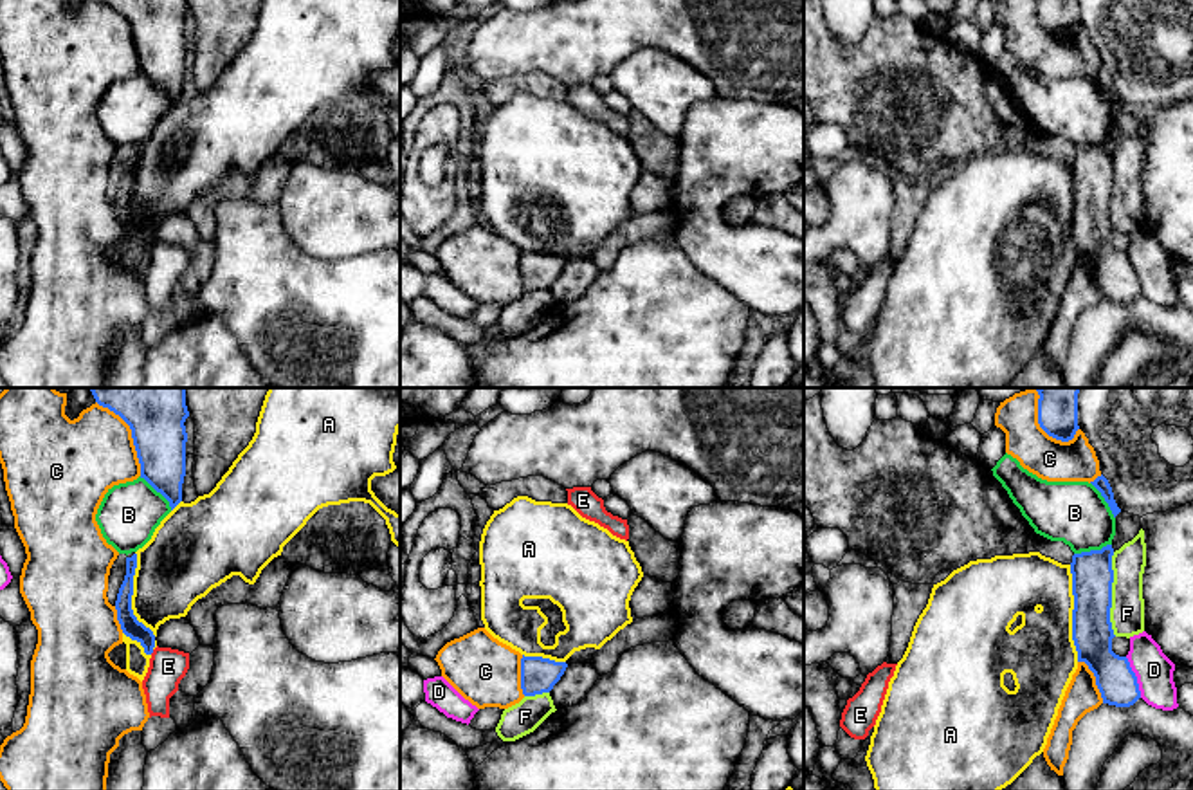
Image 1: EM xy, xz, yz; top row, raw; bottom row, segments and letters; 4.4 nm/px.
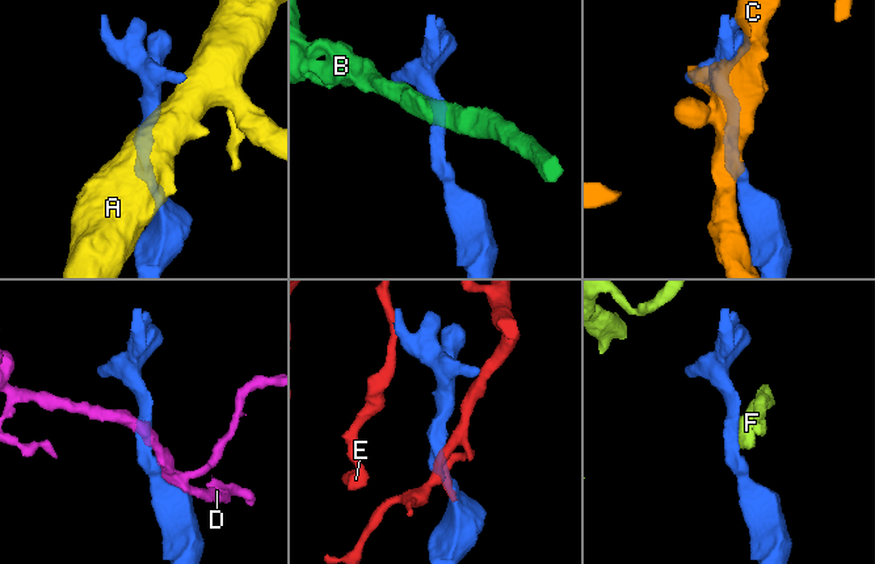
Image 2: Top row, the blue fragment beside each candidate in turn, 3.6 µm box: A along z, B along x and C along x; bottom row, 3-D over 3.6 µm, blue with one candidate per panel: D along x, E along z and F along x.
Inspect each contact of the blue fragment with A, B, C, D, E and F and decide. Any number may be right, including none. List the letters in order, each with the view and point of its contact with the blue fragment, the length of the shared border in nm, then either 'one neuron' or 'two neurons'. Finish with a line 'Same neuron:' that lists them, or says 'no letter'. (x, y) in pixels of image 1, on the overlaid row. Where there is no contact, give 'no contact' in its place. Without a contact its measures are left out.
A: meets blue in yz at (1073, 614); contact 440 nm long; two neurons
B: meets blue in xy at (157, 491); contact 220 nm long; two neurons
C: meets blue in xy at (132, 435); contact 400 nm long; two neurons
D: meets blue in yz at (1136, 677); contact 200 nm long; two neurons
E: meets blue in xy at (152, 652); contact 30 nm long; two neurons
F: meets blue in yz at (1111, 594); contact 380 nm long; two neurons
Same neuron: no letter

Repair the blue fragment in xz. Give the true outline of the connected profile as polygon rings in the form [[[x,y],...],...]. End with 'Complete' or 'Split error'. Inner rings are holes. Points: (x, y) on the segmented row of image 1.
[[[542,657],[521,658],[521,689],[524,696],[550,693],[564,675],[568,664]]]. Complete

